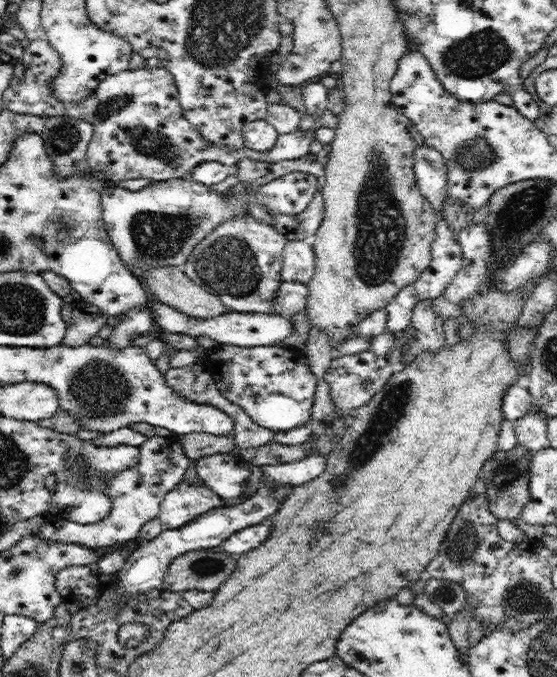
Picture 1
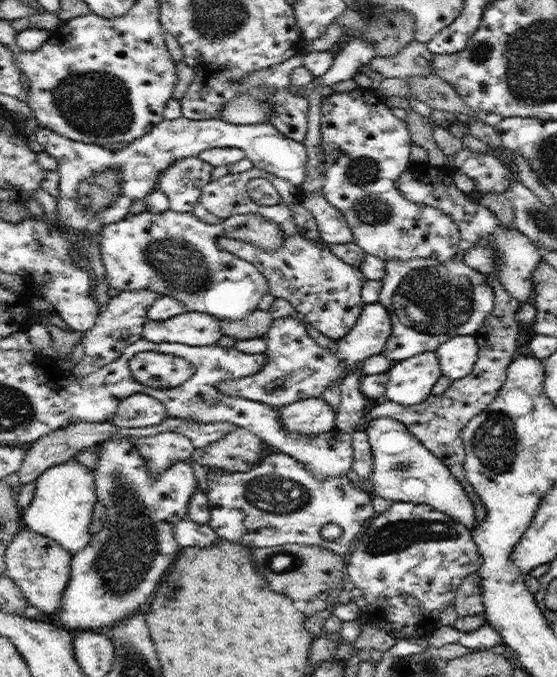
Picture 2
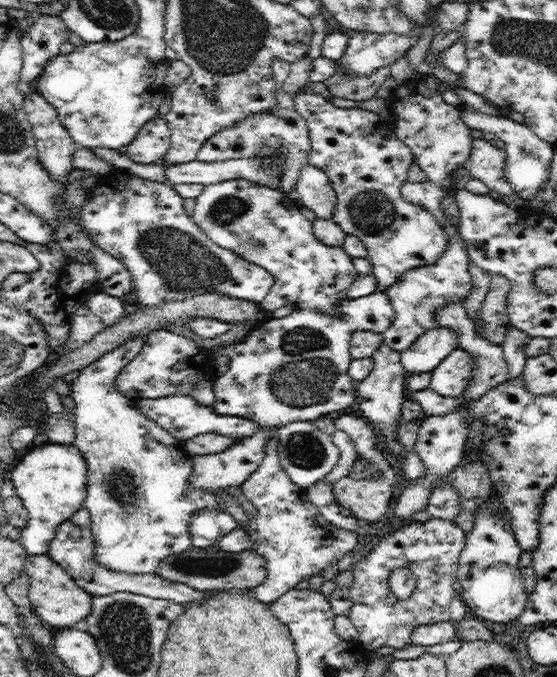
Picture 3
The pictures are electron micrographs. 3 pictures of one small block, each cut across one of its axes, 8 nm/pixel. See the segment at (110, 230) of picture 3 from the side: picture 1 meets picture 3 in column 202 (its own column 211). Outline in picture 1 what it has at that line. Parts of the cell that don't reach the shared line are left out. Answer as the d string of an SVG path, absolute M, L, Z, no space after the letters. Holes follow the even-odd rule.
M251 215L234 216L220 226L216 226L206 238L202 238L182 267L186 276L210 294L216 295L228 308L248 313L274 313L274 298L281 283L283 248L287 238L274 225L257 222Z

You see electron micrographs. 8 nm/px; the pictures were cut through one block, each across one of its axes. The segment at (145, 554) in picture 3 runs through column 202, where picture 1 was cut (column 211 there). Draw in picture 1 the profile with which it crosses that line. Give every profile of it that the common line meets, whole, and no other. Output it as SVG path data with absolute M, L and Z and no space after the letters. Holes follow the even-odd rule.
M182 480L165 494L157 517L163 530L174 530L192 522L200 514L224 505L224 499L204 483L191 484Z

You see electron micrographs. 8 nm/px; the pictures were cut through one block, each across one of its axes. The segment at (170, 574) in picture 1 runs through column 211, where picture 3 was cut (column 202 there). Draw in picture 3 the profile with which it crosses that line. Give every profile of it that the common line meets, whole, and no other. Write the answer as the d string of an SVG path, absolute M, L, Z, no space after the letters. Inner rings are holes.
M208 546L208 548L190 547L182 552L170 553L164 558L156 574L162 576L164 580L170 582L180 582L199 591L220 591L220 590L253 590L268 575L266 560L254 550L244 550L244 552L226 552L218 546Z

